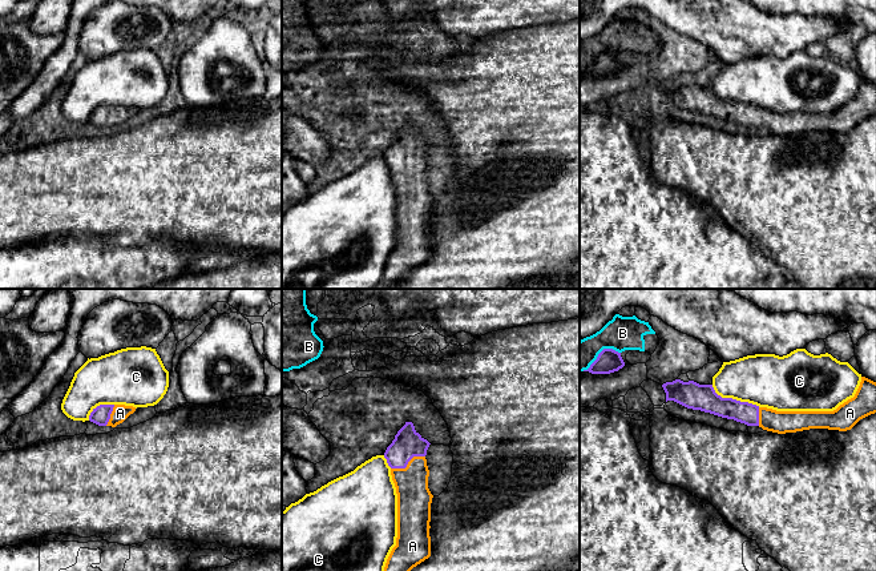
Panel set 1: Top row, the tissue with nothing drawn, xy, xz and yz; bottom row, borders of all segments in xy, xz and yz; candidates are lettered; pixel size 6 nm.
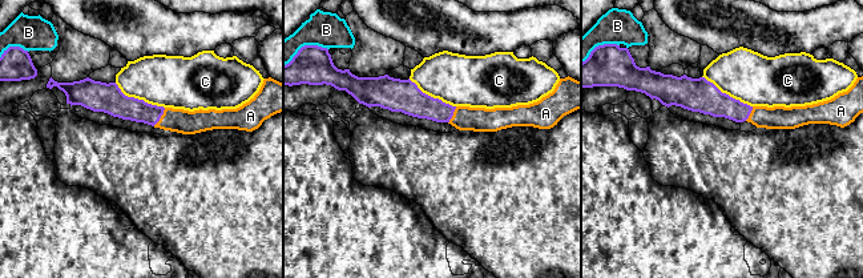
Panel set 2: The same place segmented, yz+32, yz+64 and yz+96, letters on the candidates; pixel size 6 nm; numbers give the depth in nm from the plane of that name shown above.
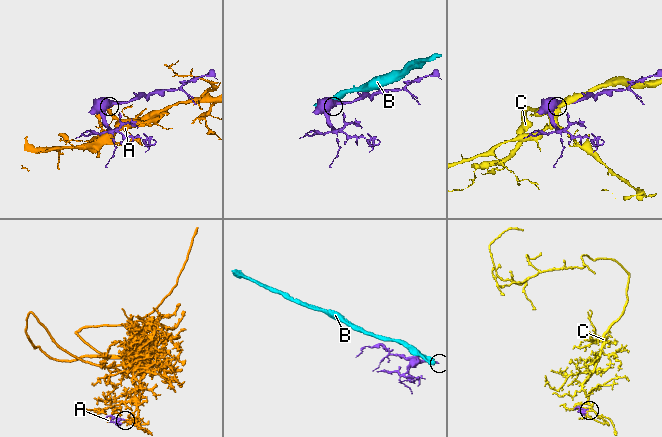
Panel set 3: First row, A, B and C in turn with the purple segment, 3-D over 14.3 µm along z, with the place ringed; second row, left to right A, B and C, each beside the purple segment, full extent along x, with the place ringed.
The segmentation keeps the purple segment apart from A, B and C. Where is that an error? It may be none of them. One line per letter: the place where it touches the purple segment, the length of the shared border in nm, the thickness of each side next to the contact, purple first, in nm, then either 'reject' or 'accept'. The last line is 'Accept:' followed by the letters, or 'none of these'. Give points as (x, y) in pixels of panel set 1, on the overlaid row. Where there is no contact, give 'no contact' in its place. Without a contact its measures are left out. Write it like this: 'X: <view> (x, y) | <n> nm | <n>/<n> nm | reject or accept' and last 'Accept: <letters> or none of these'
A: xz (407, 463) | 220 nm | 170/200 nm | accept
B: yz (600, 353) | 260 nm | 140/200 nm | reject
C: yz (734, 399) | 320 nm | 160/320 nm | reject
Accept: A

